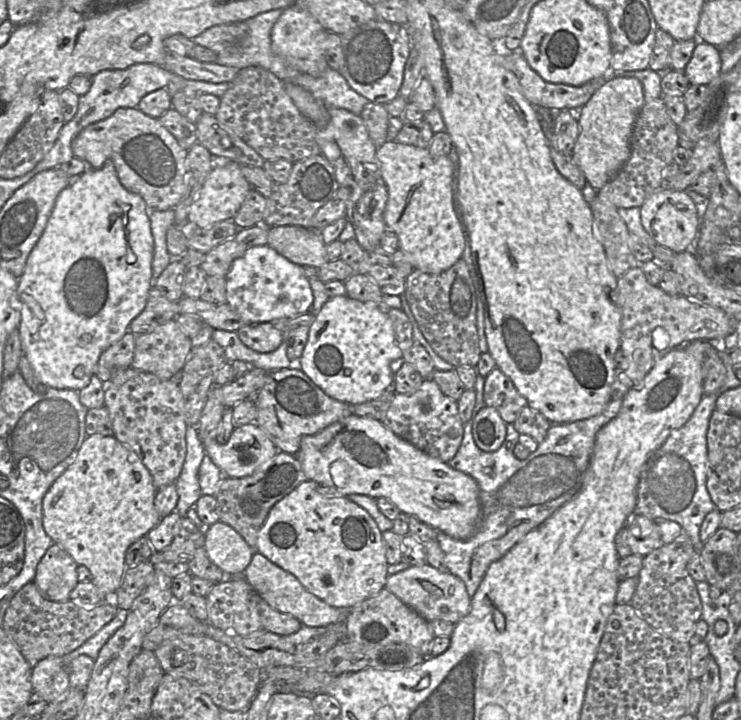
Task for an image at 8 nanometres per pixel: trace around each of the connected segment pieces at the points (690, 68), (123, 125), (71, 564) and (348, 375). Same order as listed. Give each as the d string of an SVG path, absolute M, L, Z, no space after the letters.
M697 41L692 57L684 71L690 85L708 85L721 72L720 49L704 41Z
M118 108L110 117L84 128L73 140L72 152L75 158L83 160L89 169L100 169L107 159L112 160L120 183L128 191L138 194L150 210L174 209L186 191L187 150L160 123L136 108Z
M53 543L37 565L34 584L47 599L65 602L78 584L78 564L58 544Z
M343 295L329 298L314 315L307 343L295 364L328 396L356 405L377 399L392 388L394 368L402 356L386 309Z

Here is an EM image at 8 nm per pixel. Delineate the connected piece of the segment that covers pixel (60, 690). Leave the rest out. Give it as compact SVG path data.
M49 656L32 668L33 691L48 704L59 699L70 688L69 674L62 656Z

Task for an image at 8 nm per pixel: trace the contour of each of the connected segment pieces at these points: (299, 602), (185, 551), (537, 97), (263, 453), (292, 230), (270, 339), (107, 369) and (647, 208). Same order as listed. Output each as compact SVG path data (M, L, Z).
M255 552L252 560L243 573L243 577L273 609L290 614L307 627L328 626L345 622L351 608L336 608L328 605L310 593L299 580L288 571L282 569L259 552Z
M182 515L174 526L171 544L161 552L154 551L152 560L157 565L169 562L186 563L193 577L214 584L223 579L223 571L213 564L206 554L205 535L185 515Z
M515 52L502 55L502 66L517 76L526 99L534 107L578 111L602 86L600 79L581 86L545 81L530 67L525 55Z
M250 423L235 428L230 439L225 444L218 443L216 439L204 439L202 443L206 454L210 456L224 476L228 477L246 477L252 475L280 452L256 423Z
M273 226L269 228L267 245L299 266L320 268L329 260L326 244L320 233L301 226Z
M270 322L245 325L236 333L244 345L260 353L273 352L284 341L284 333Z
M128 331L100 355L96 375L104 384L111 380L114 368L132 367L135 346L136 335Z
M662 186L644 201L640 207L640 218L643 228L656 244L681 253L695 243L700 228L701 207L695 205L687 191Z

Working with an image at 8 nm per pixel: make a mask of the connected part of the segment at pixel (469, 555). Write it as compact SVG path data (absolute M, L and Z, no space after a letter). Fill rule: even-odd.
M477 374L475 383L476 403L471 418L464 424L464 433L461 445L456 455L447 464L455 470L471 476L480 490L481 519L476 531L465 540L458 540L442 532L436 532L436 540L444 554L444 562L448 572L460 578L466 587L467 594L472 598L477 591L488 567L501 559L530 531L540 526L554 514L563 504L571 500L581 489L585 472L593 454L598 431L619 412L622 399L610 400L603 412L593 417L567 424L552 424L543 442L530 453L527 459L519 460L514 456L514 448L519 441L519 433L513 423L506 425L506 437L501 447L494 452L484 452L476 445L472 424L477 413L485 406L483 390L485 377Z

